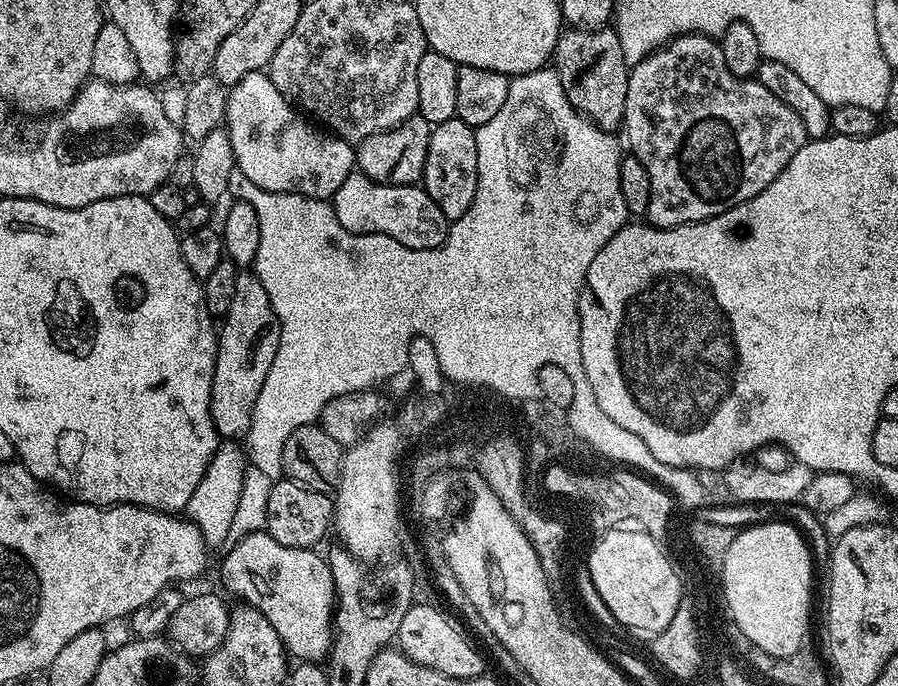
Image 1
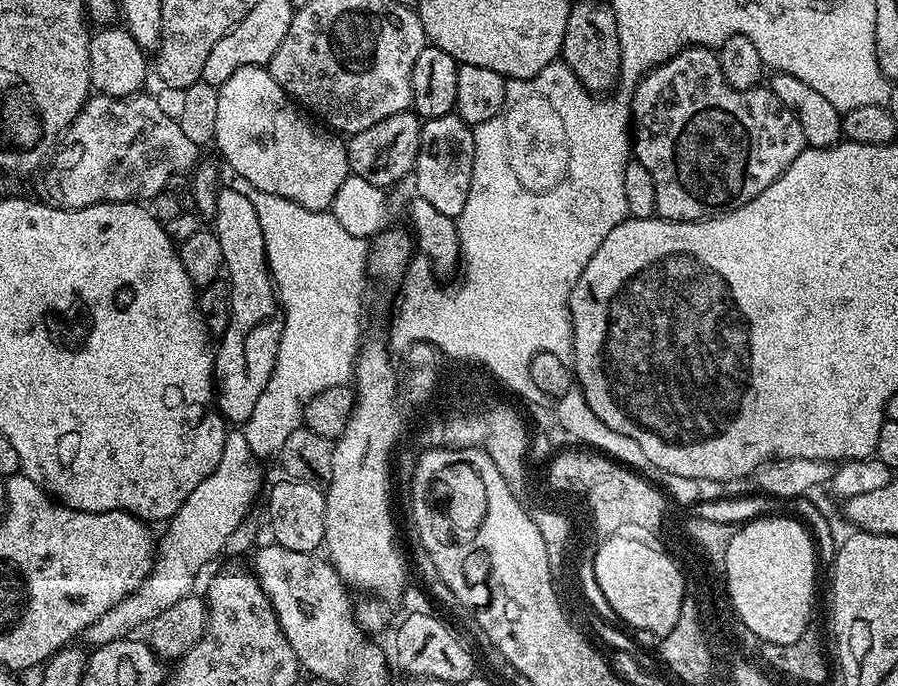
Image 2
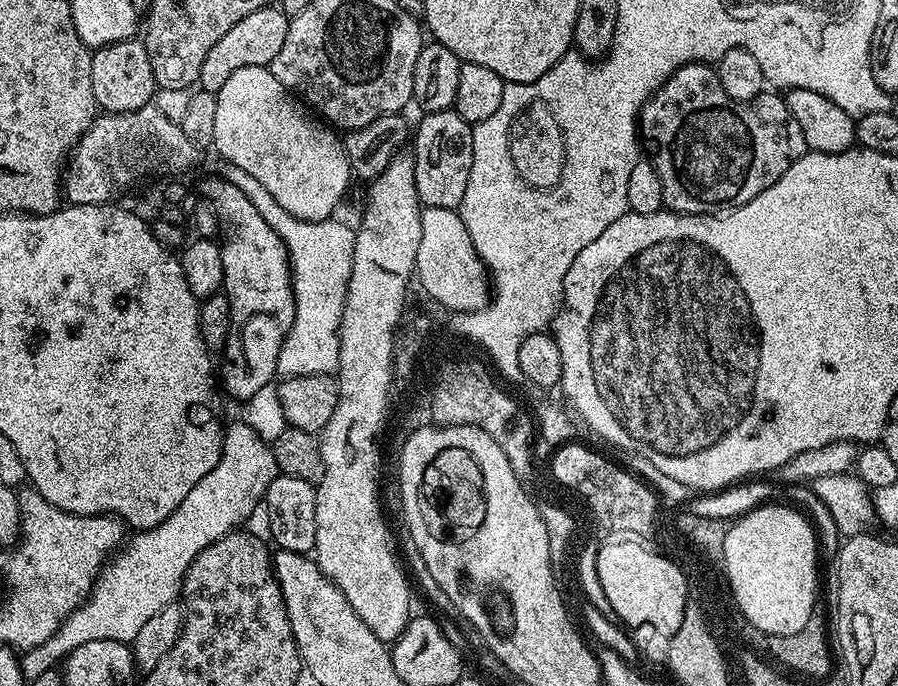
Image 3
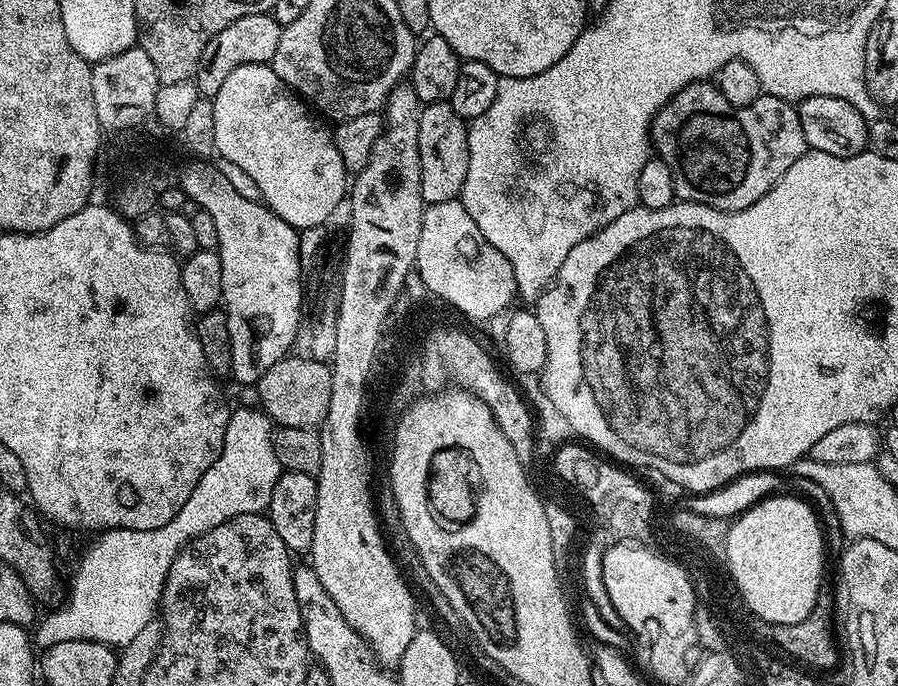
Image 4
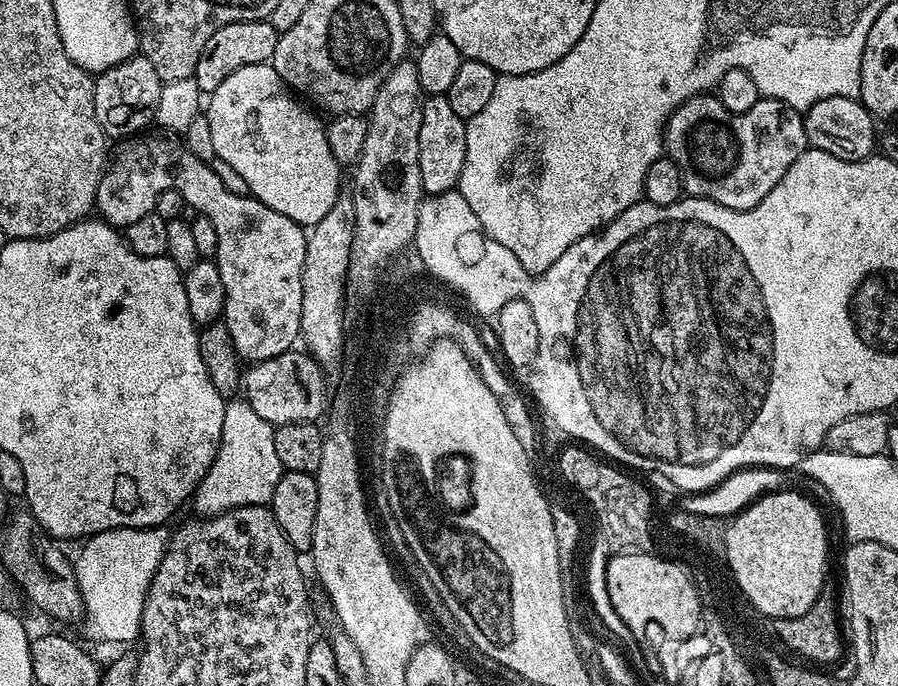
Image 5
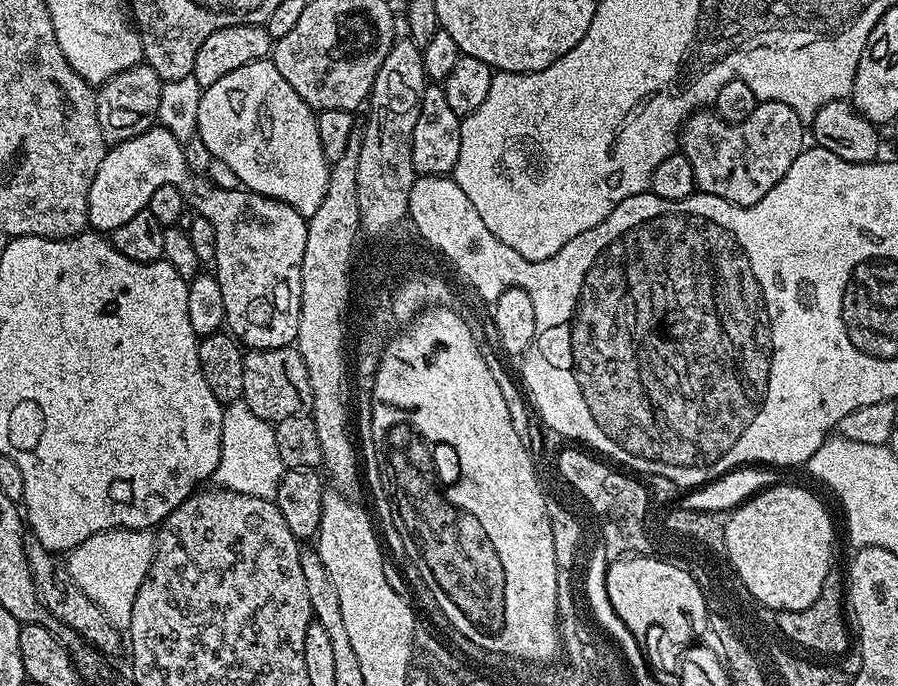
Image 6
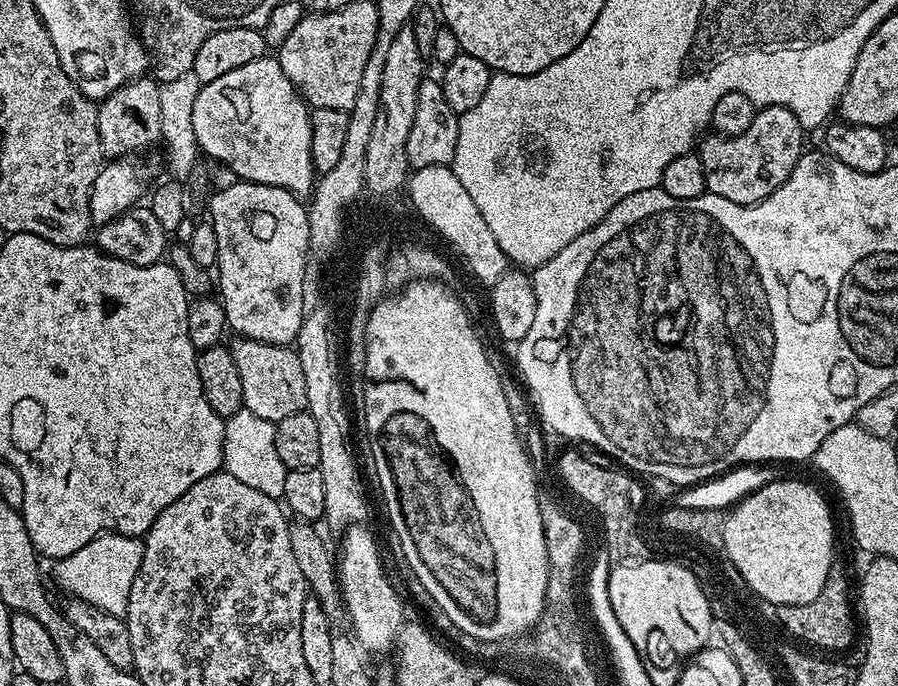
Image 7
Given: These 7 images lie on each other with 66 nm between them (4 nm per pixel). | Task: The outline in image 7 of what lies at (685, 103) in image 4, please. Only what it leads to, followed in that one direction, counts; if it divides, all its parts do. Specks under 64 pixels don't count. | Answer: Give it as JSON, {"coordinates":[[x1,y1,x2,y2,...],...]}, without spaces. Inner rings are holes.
{"coordinates":[[782,106,760,108,754,122,750,122,742,134,711,135,705,135,698,144,708,192,735,204,761,204,767,196,774,194,774,190,778,190,778,186,782,186,782,182,786,182,786,178,790,178,794,166,806,151,805,128,790,110]]}

